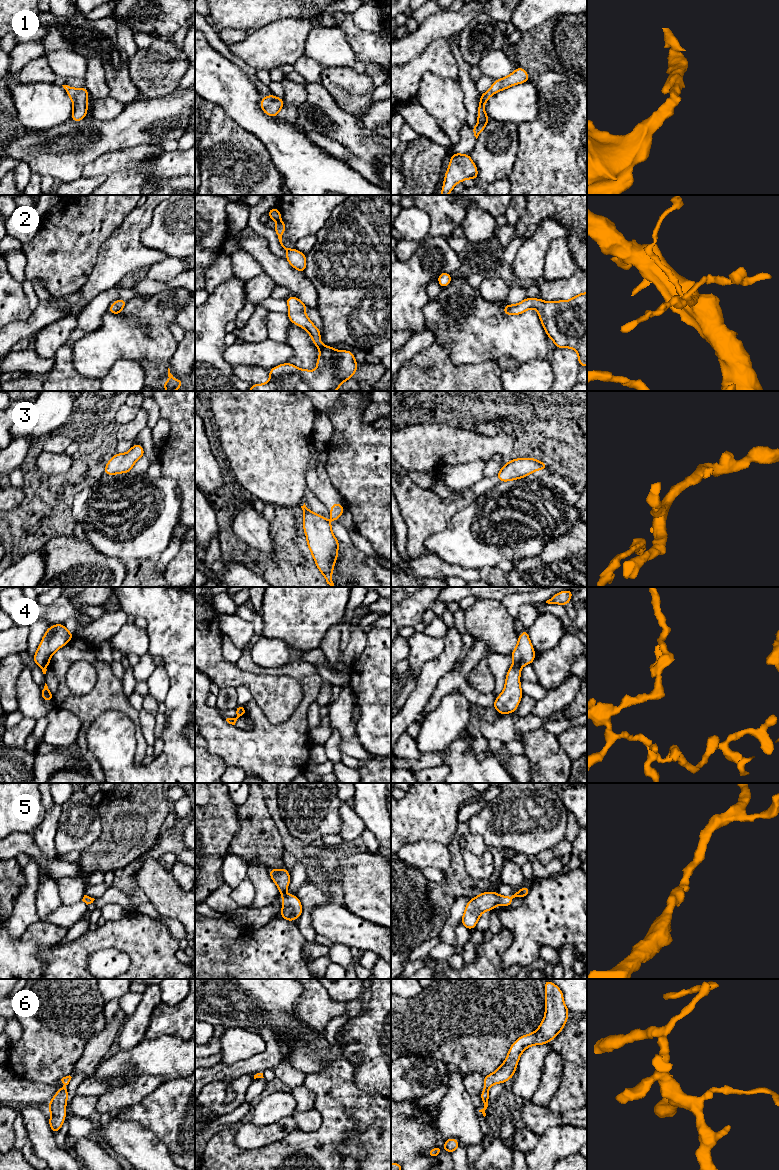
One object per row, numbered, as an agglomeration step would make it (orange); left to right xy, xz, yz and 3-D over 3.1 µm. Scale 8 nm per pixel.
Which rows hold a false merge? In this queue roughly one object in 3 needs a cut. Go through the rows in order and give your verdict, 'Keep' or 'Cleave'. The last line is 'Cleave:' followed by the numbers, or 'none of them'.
1: Keep
2: Keep
3: Keep
4: Keep
5: Keep
6: Keep
Cleave: none of them

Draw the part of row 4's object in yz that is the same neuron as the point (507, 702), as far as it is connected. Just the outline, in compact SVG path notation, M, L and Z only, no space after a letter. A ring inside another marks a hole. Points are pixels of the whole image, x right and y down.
M527 629L519 635L517 646L511 652L511 656L513 665L507 672L505 687L493 704L502 715L516 711L523 695L520 686L521 667L532 664L536 657Z

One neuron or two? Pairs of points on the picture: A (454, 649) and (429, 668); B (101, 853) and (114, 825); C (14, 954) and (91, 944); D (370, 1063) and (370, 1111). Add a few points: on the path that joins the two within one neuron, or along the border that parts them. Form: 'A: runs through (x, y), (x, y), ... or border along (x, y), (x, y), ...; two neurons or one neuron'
A: runs through (448, 655), (435, 668); one neuron
B: runs through (108, 846), (114, 840), (114, 832); one neuron
C: border along (59, 942), (38, 949), (37, 958), (41, 968); two neurons
D: border along (353, 1077), (353, 1081), (360, 1088), (380, 1095); two neurons

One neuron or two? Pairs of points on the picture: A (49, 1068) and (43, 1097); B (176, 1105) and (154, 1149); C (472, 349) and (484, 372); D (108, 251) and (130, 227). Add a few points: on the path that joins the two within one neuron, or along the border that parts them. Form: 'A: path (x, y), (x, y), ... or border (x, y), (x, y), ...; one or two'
A: border (23, 1078), (43, 1083), (56, 1083), (60, 1080); two
B: border (140, 1125), (154, 1134), (172, 1159); two
C: border (495, 360), (486, 360), (479, 363), (456, 363); two
D: path (114, 245), (126, 233); one

